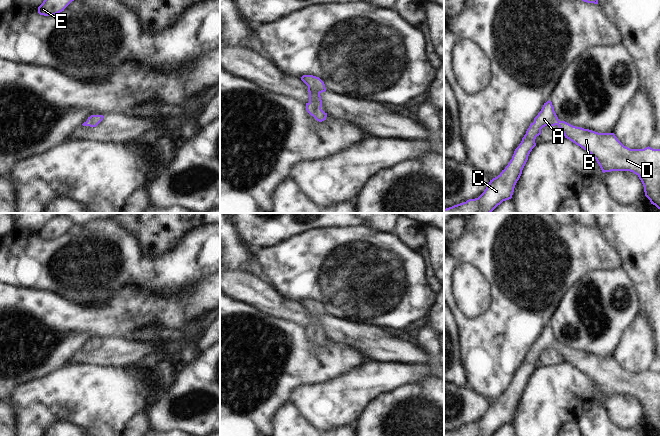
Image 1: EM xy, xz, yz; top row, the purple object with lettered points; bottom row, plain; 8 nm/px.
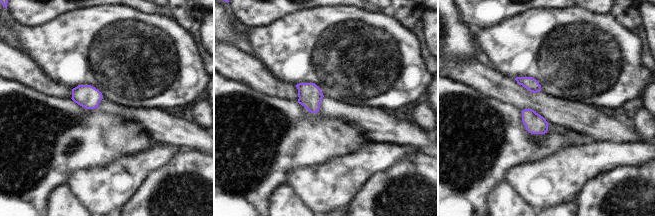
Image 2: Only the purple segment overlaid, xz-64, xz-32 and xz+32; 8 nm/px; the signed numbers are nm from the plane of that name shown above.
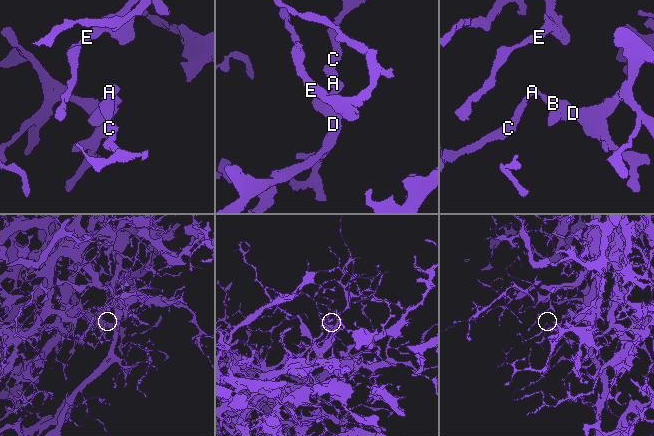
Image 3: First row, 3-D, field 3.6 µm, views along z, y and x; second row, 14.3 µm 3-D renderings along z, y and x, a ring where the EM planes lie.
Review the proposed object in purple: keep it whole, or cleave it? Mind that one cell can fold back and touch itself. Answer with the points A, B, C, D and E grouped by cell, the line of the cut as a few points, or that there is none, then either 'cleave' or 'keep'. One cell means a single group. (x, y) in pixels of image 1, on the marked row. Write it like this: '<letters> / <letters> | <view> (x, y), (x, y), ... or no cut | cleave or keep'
A B C D E | no cut | keep

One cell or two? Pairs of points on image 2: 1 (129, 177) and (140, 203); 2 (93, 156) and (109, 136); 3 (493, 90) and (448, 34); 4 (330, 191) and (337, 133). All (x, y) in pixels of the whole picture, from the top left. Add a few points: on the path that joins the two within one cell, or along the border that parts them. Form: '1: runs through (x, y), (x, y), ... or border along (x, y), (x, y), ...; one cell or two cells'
1: border along (150, 173), (122, 206); two cells
2: runs through (94, 151), (104, 141); one cell
3: border along (448, 53), (470, 55), (472, 57); two cells
4: border along (356, 150), (312, 167); two cells

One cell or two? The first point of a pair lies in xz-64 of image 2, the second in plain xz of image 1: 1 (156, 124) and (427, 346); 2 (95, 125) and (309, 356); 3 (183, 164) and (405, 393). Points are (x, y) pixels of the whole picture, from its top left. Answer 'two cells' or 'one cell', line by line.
1: two cells
2: one cell
3: one cell

